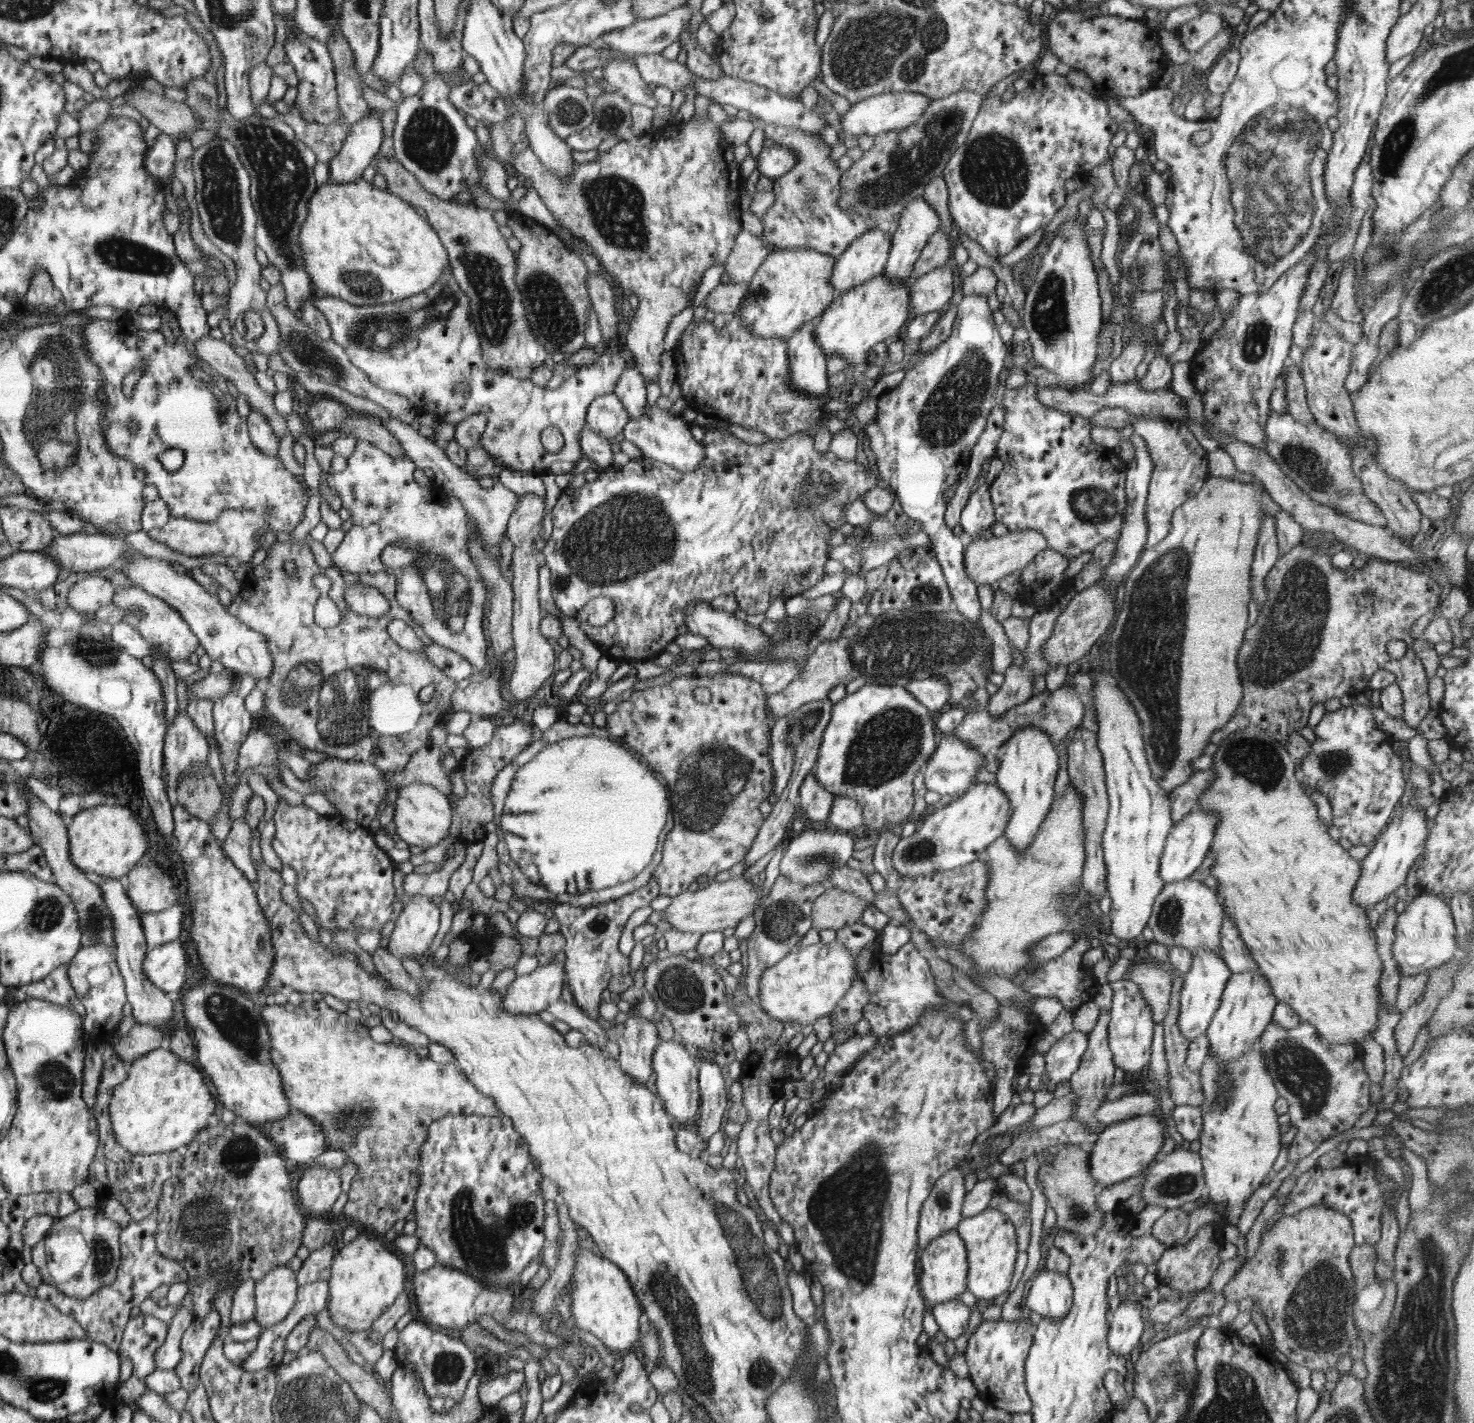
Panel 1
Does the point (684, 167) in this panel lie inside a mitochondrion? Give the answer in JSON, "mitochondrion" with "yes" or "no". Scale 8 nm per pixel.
{"mitochondrion":"no"}

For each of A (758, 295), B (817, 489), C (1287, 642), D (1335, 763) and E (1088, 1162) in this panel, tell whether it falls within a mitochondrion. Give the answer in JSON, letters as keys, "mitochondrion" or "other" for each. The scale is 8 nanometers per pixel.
{"A":"mitochondrion","B":"mitochondrion","C":"mitochondrion","D":"mitochondrion","E":"other"}

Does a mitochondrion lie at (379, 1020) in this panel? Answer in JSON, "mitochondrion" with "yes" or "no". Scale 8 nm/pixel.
{"mitochondrion":"no"}

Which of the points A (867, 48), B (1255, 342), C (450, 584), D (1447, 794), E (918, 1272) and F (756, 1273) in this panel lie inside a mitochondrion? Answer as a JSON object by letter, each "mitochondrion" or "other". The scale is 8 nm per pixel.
{"A":"mitochondrion","B":"mitochondrion","C":"mitochondrion","D":"other","E":"other","F":"mitochondrion"}

